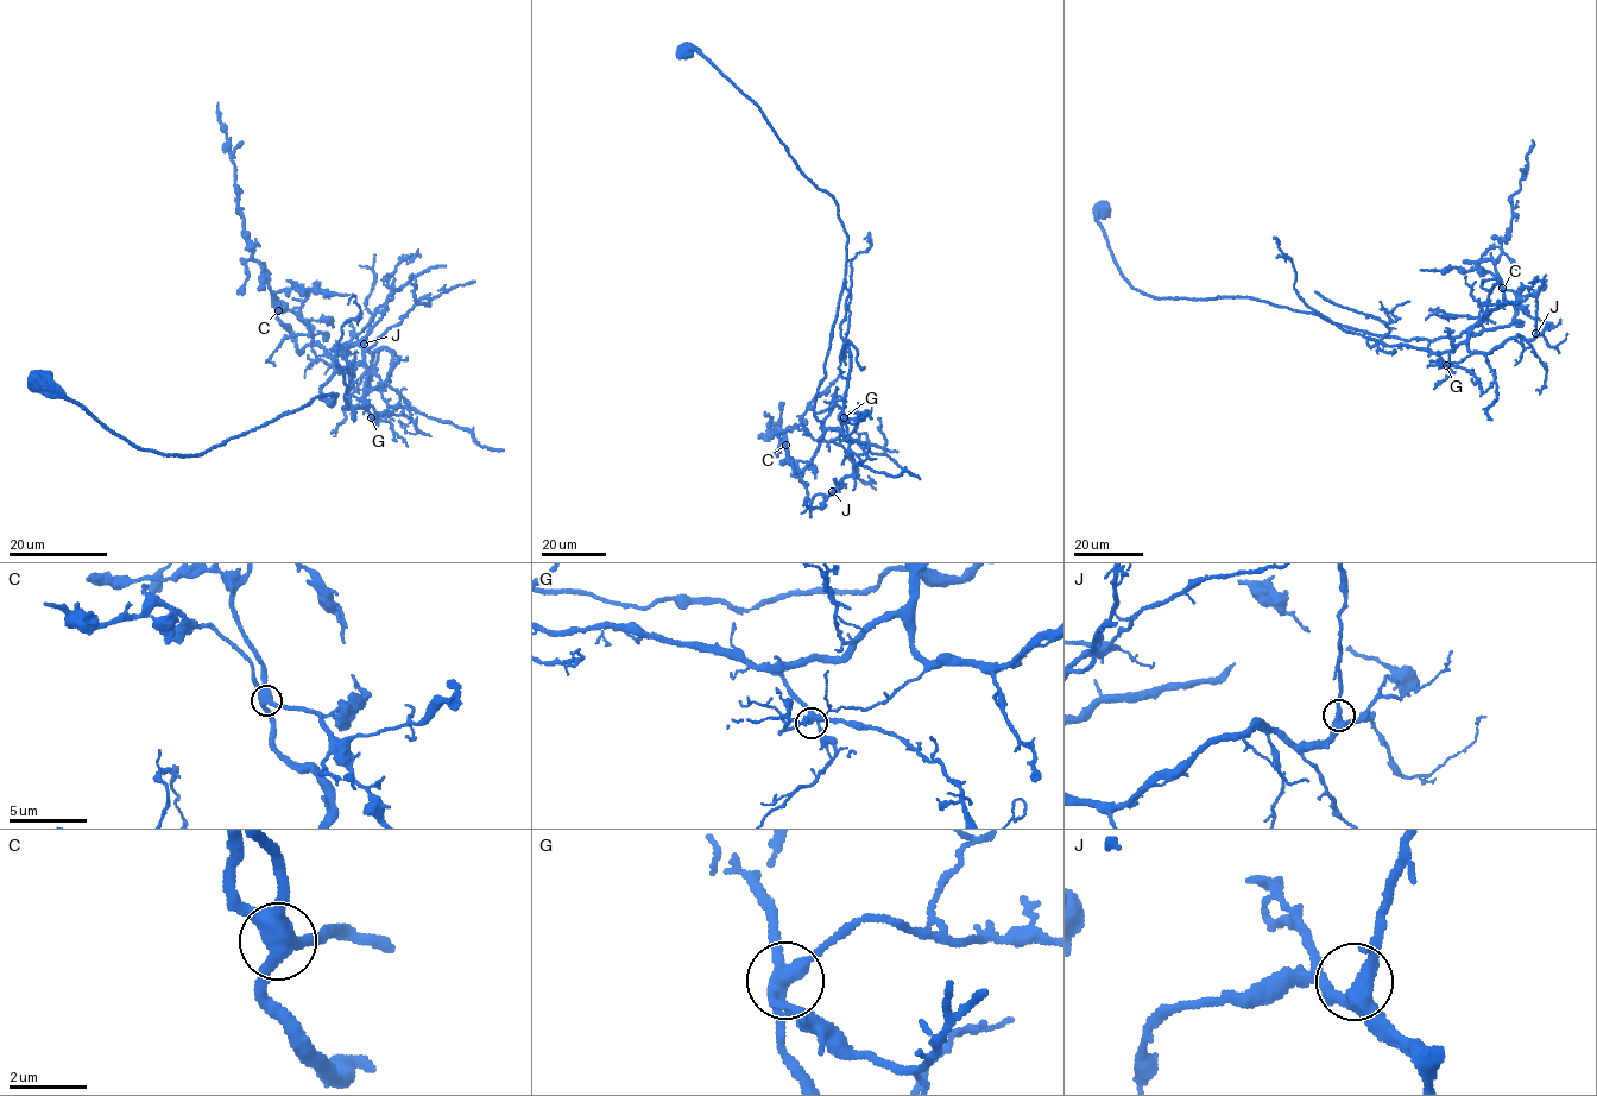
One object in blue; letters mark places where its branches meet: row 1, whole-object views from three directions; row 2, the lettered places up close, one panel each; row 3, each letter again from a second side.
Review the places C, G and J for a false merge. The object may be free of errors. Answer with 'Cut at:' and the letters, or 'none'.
Cut at: none

